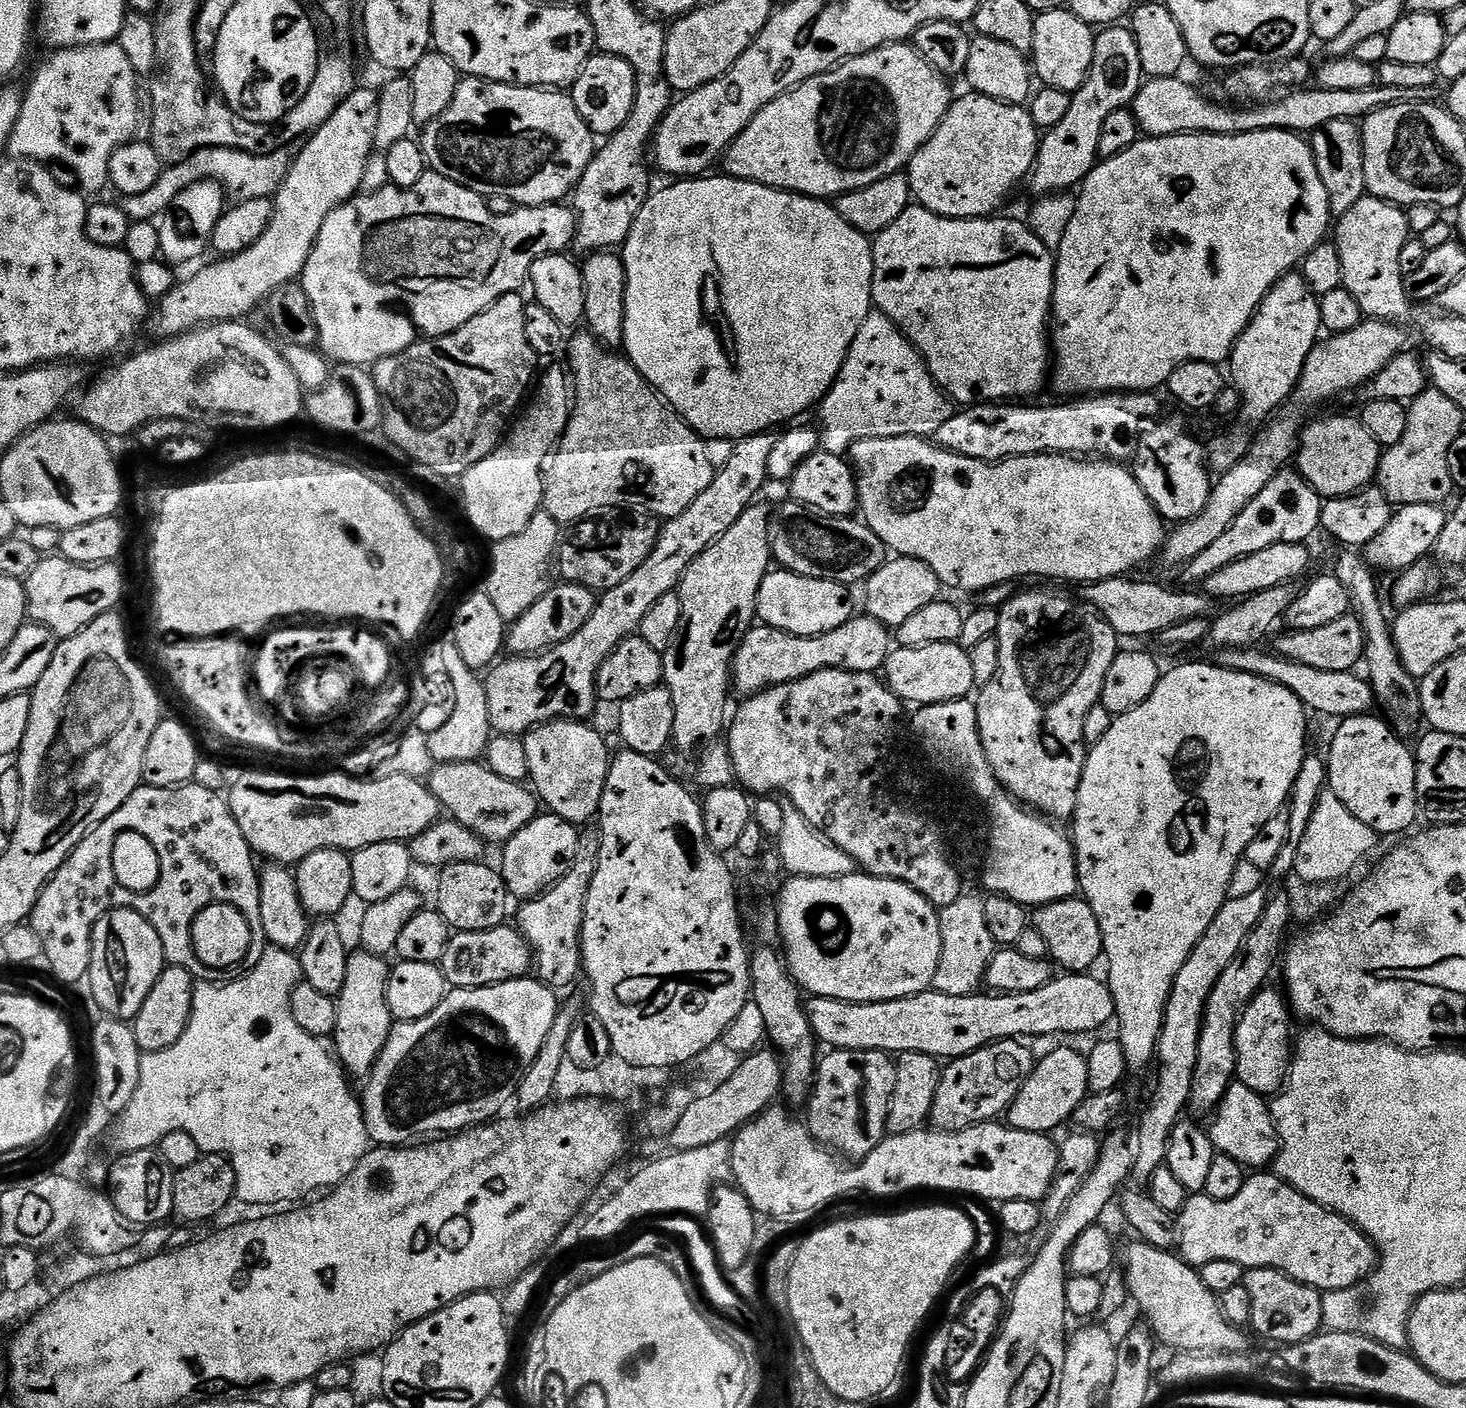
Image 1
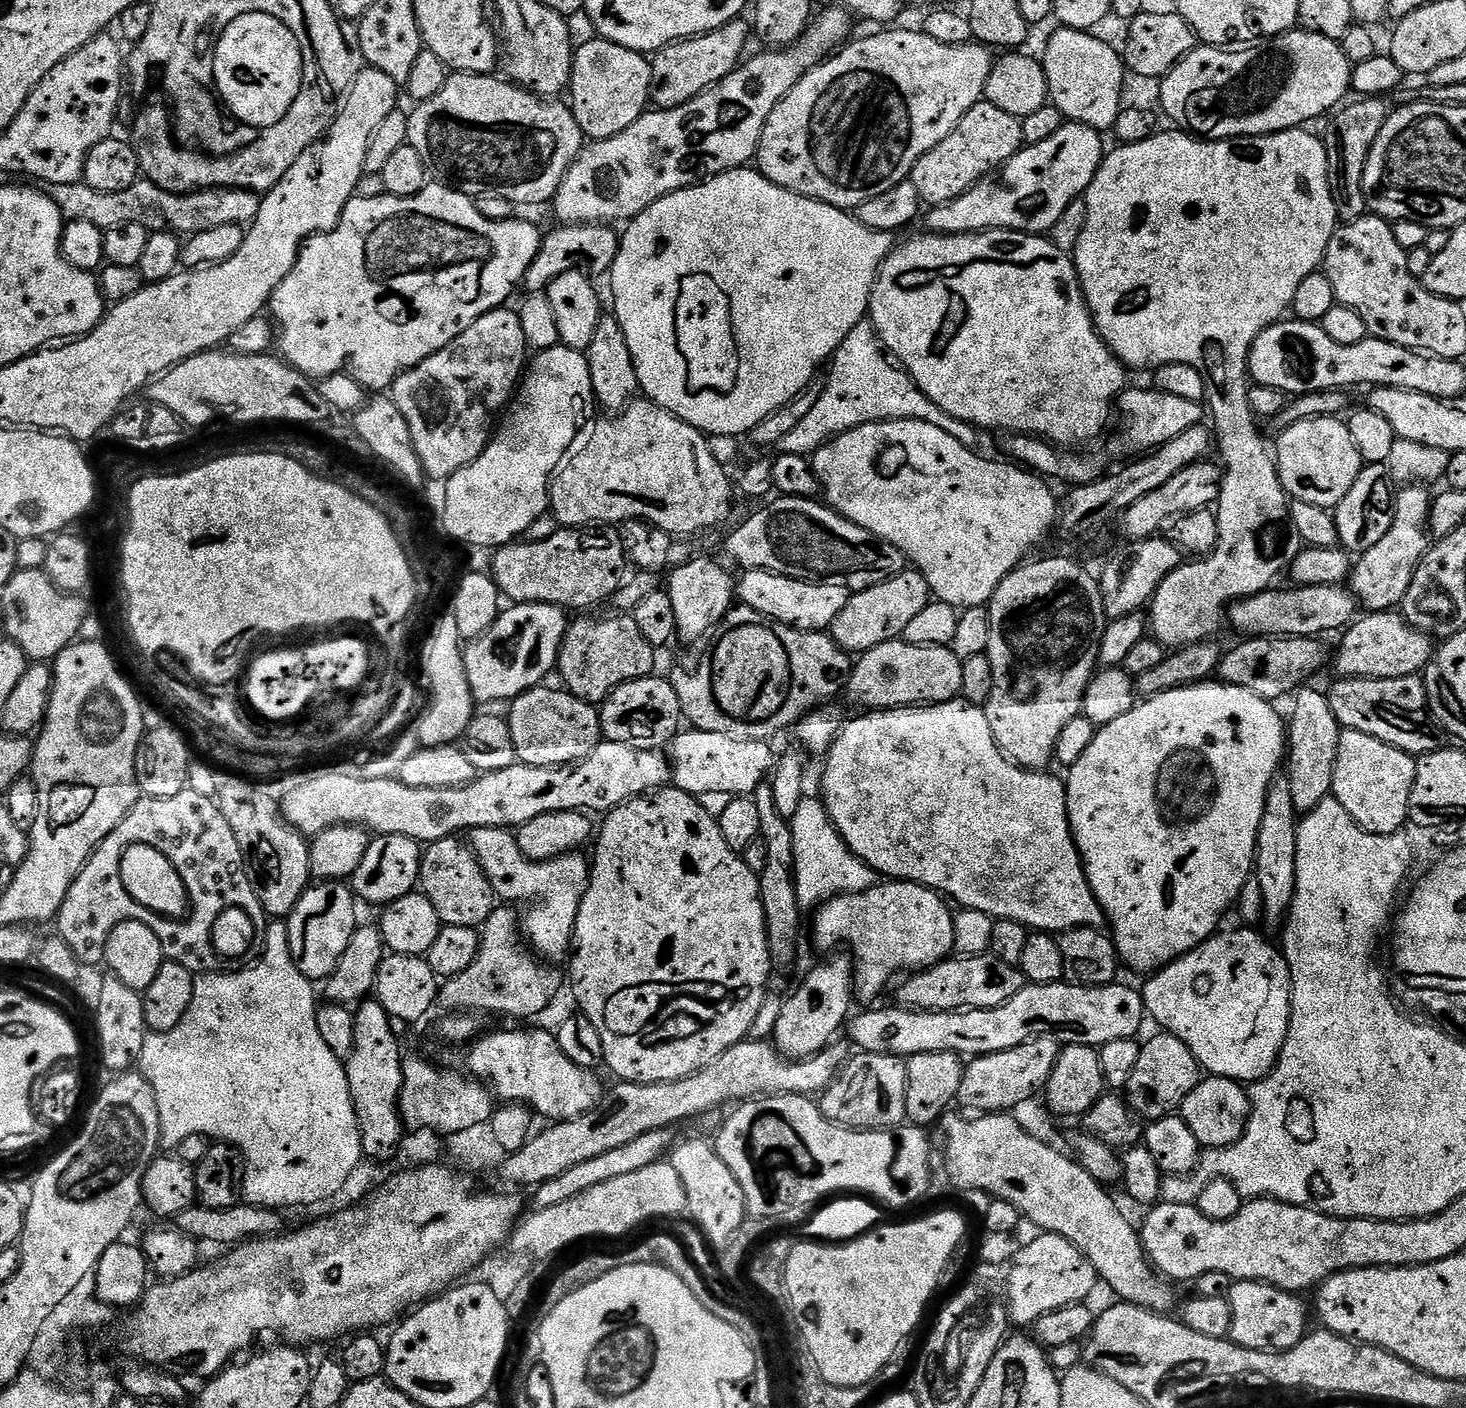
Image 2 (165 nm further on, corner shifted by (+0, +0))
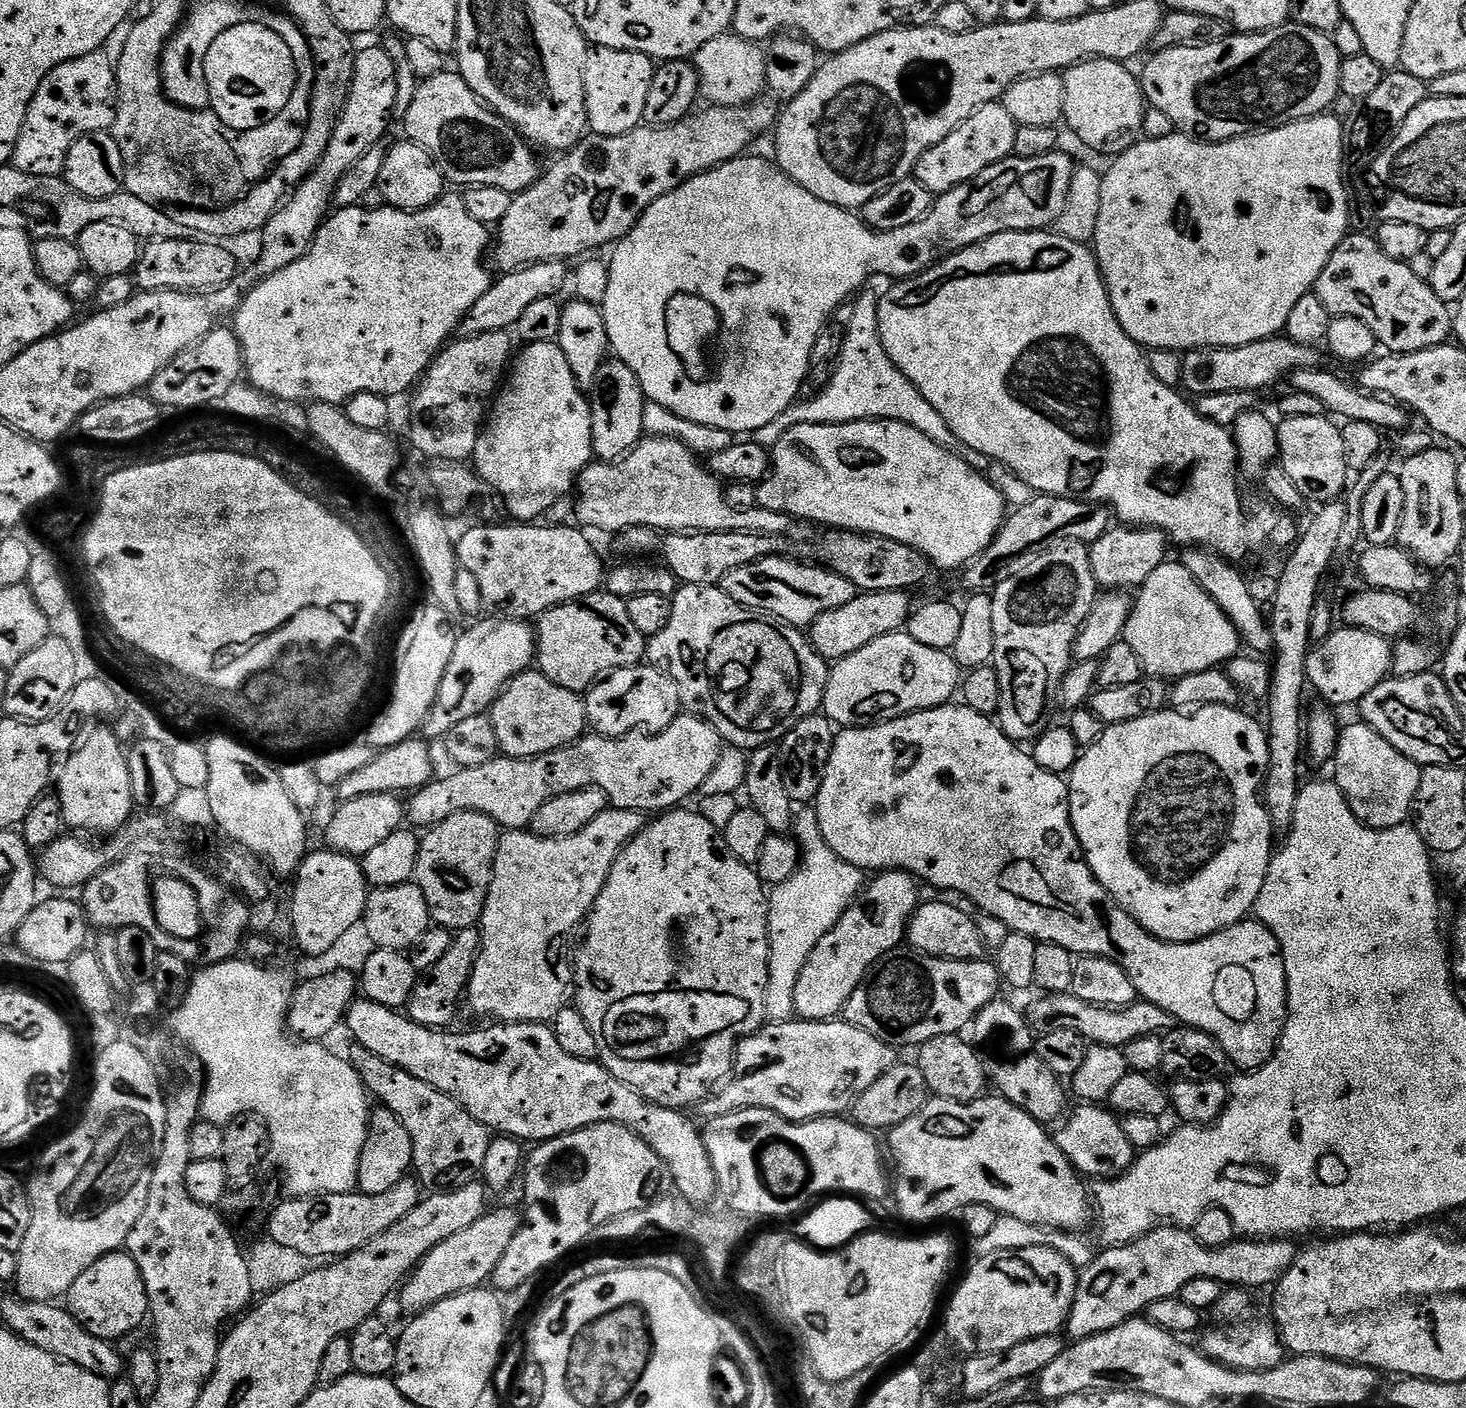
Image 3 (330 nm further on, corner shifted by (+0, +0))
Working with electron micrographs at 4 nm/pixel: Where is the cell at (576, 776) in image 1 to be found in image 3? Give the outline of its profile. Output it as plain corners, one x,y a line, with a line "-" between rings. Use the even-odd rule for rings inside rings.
538,670
515,676
493,702
490,715
501,753
516,760
529,760
550,750
565,748
585,735
589,727
584,696
550,682
550,678

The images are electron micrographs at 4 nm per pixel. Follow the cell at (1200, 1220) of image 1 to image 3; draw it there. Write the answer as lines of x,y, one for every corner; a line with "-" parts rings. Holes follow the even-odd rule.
1161,1226
1129,1244
1105,1247
1105,1252
1101,1256
1100,1253
1093,1255
1087,1268
1079,1273
1074,1302
1066,1325
1067,1335
1072,1335
1071,1339
1078,1341
1112,1330
1122,1322
1139,1317
1154,1302
1179,1296
1182,1286
1186,1286
1186,1282
1194,1282
1194,1278
1214,1278
1222,1286
1235,1286
1245,1290
1257,1290
1256,1288
1264,1288
1267,1284
1275,1285
1296,1260
1298,1248
1292,1244
1295,1243
1288,1238
1237,1238
1221,1248
1207,1248
1202,1246
1202,1242
1198,1242
1198,1238
1189,1229

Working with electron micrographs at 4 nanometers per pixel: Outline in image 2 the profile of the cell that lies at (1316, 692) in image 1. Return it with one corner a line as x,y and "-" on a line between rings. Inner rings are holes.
1419,675
1382,678
1381,680
1366,678
1365,676
1353,676
1351,678
1340,678
1337,681
1337,684
1332,688
1332,692
1327,693
1327,697
1341,729
1370,734
1398,750
1412,753
1413,757
1416,758
1424,756
1427,752
1445,747
1446,733
1436,721
1436,716
1428,705
1428,691

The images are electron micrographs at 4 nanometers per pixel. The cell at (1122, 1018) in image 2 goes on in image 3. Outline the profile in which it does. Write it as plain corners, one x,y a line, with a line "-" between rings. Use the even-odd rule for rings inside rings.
1072,993
1039,997
1026,1016
1032,1028
1039,1033
1053,1032
1058,1029
1074,1030
1082,1034
1090,1044
1106,1045
1108,1047
1123,1047
1139,1037
1161,1035
1177,1027
1178,1021
1167,1014
1161,1007
1154,1006
1148,1001
1137,1000
1125,1008
1104,1008
1096,1004
1082,1002

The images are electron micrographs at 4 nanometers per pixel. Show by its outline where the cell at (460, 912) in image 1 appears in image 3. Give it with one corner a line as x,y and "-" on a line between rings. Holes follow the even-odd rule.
455,812
450,814
450,818
446,818
446,822
438,822
423,833
418,850
414,883
422,890
422,894
426,894
433,925
451,928
453,933
460,932
463,928
474,928
479,925
490,890
501,835
500,825
493,822
486,814
477,812

